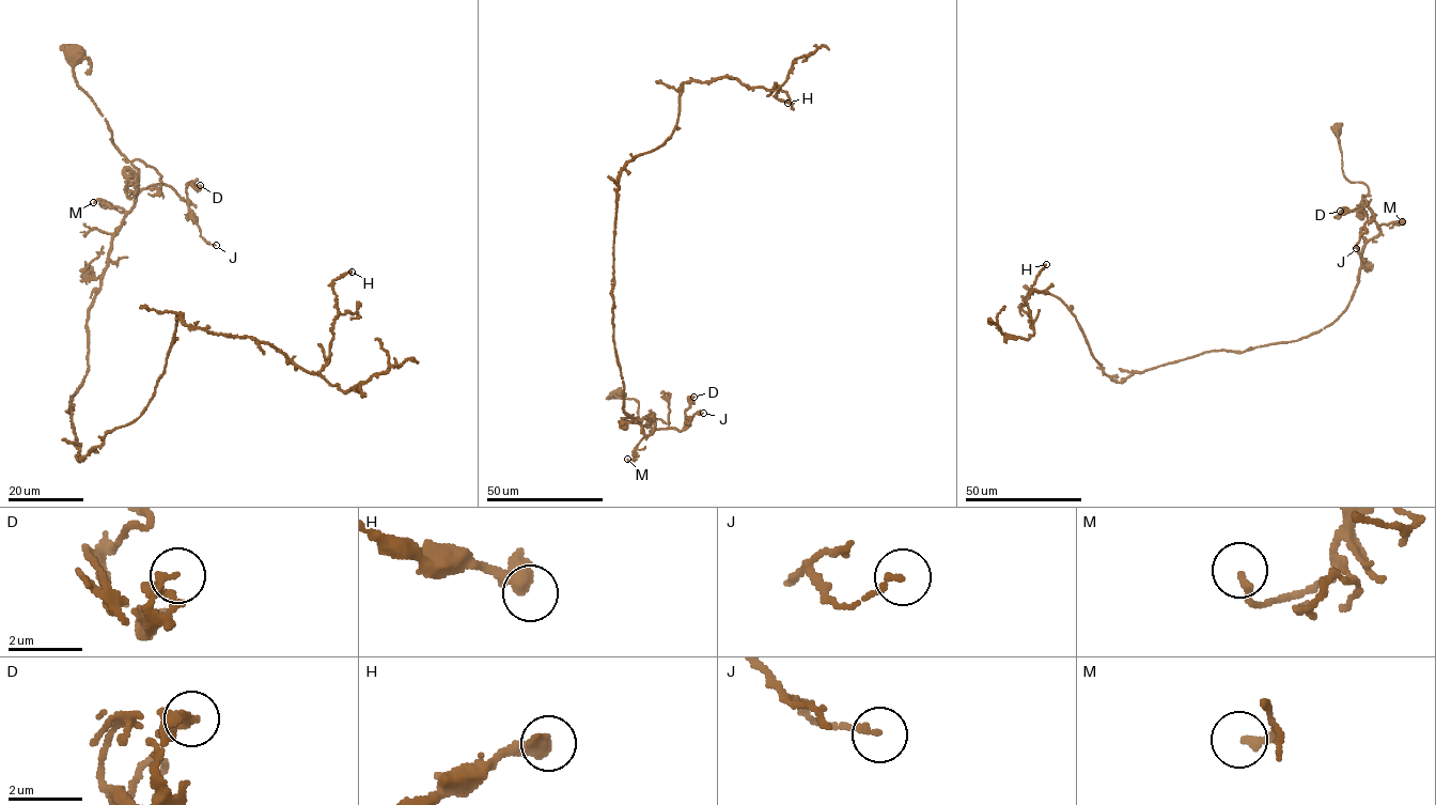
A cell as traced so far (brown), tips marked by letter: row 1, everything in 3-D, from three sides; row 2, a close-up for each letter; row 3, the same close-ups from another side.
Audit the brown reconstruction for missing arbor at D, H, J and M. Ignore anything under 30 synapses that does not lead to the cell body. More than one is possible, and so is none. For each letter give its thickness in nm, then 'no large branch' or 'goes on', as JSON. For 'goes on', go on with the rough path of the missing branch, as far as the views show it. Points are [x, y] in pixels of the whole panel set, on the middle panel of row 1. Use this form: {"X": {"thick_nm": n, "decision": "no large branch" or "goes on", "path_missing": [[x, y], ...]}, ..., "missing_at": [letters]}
{"D": {"thick_nm": 140, "decision": "no large branch"}, "H": {"thick_nm": 500, "decision": "no large branch"}, "J": {"thick_nm": 160, "decision": "no large branch"}, "M": {"thick_nm": 200, "decision": "no large branch"}, "missing_at": []}

